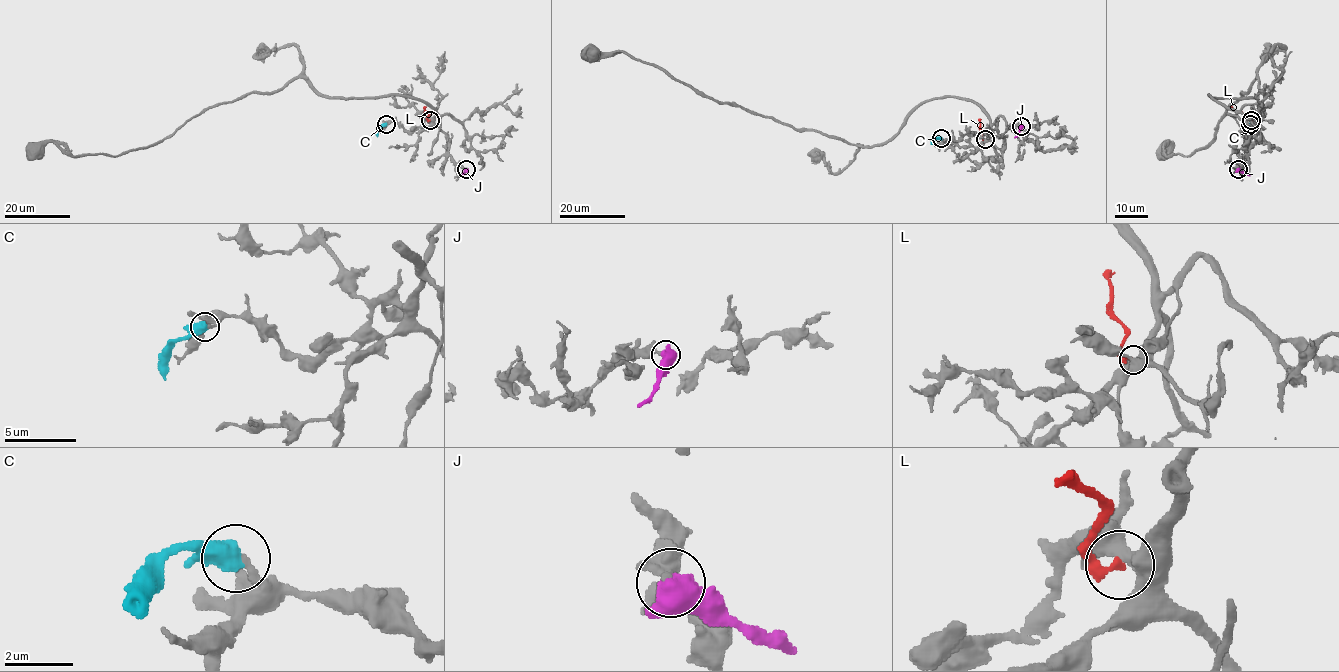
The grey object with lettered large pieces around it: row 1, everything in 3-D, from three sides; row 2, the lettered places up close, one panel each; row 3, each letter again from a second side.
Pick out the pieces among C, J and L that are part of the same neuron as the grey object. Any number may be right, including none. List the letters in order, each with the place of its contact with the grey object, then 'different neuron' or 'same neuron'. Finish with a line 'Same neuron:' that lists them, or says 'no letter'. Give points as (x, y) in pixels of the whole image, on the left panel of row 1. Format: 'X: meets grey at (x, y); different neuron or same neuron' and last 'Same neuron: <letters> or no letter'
C: meets grey at (386, 124); different neuron
J: meets grey at (466, 169); different neuron
L: meets grey at (430, 120); different neuron
Same neuron: no letter

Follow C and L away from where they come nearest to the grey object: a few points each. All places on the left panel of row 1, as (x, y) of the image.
C: (386, 124), (377, 131), (377, 136)
L: (430, 120), (427, 118), (426, 107)

